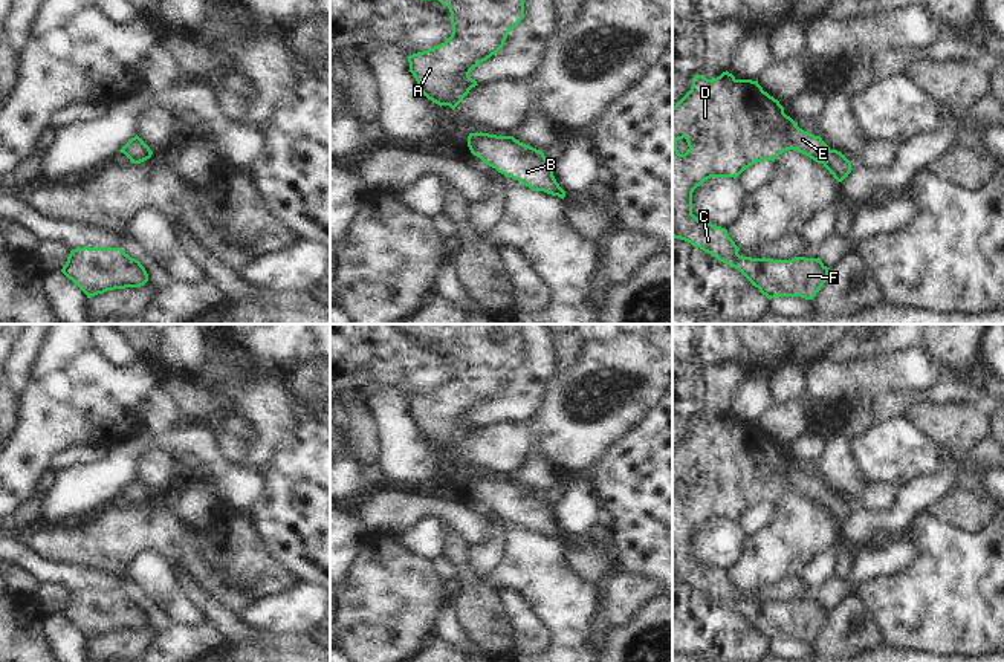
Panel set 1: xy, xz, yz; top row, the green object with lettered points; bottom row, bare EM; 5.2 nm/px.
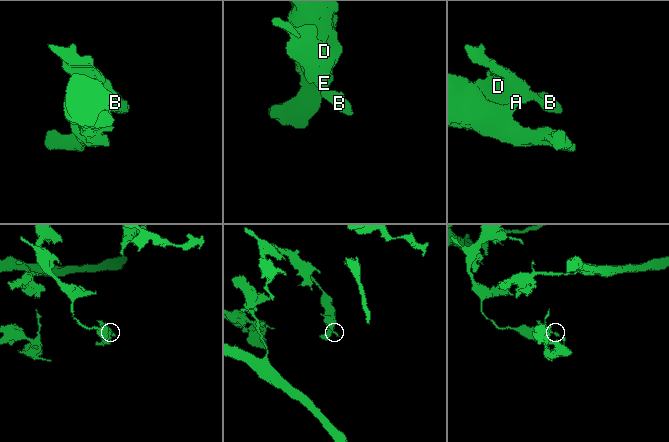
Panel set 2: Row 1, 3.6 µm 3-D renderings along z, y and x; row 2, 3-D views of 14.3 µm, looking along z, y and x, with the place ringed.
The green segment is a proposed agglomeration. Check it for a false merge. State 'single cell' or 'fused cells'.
single cell

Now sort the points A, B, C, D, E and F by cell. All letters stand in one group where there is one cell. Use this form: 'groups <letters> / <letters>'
groups A B C D E F

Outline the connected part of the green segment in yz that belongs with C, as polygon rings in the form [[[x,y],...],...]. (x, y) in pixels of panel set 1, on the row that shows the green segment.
[[[727,70],[714,80],[695,75],[691,90],[672,107],[672,237],[738,269],[769,300],[775,297],[813,300],[830,269],[819,257],[792,260],[743,257],[727,229],[698,220],[692,214],[692,193],[704,180],[711,177],[737,179],[755,162],[775,162],[787,150],[796,150],[822,164],[837,182],[842,182],[853,170],[851,162],[840,151],[831,150],[821,136],[799,128],[784,113],[779,101],[764,92],[758,81],[737,80]]]

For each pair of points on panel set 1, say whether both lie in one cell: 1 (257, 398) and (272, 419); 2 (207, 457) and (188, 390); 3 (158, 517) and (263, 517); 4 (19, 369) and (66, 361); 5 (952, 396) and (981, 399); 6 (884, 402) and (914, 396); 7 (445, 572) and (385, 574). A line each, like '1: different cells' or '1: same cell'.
1: same cell
2: different cells
3: different cells
4: different cells
5: same cell
6: same cell
7: different cells

